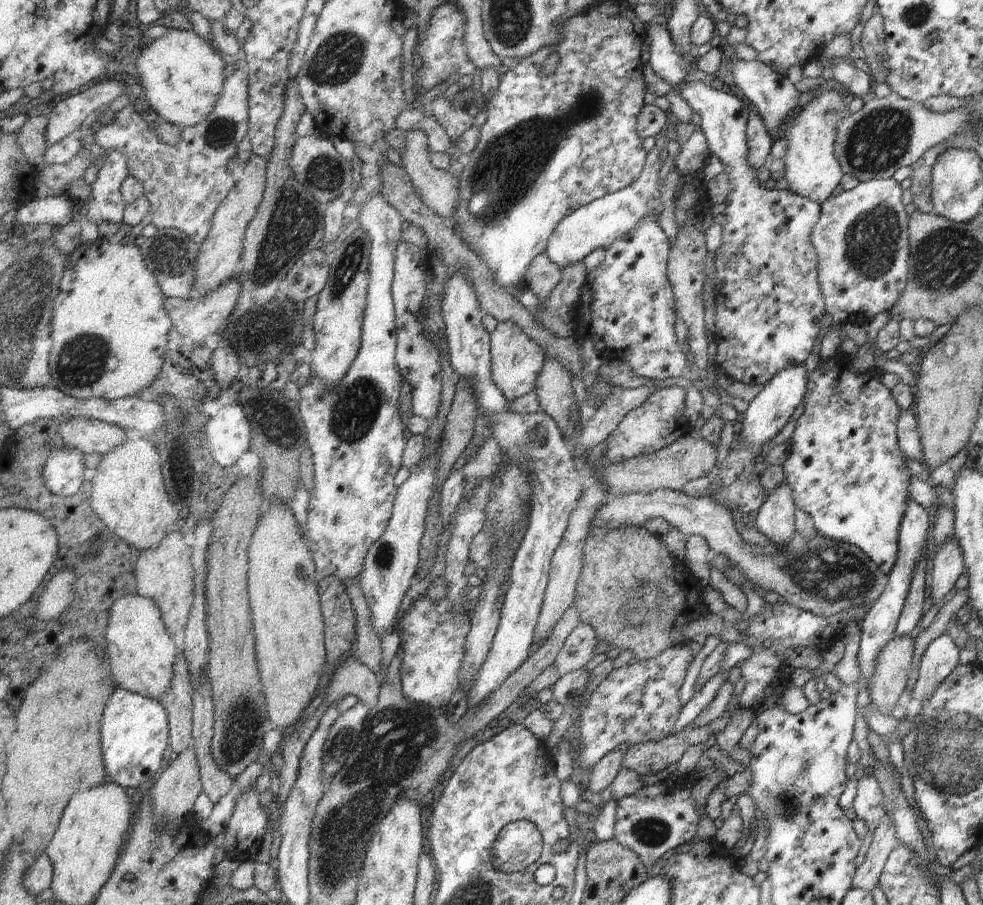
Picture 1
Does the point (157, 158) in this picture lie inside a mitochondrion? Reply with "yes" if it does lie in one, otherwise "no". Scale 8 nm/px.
no

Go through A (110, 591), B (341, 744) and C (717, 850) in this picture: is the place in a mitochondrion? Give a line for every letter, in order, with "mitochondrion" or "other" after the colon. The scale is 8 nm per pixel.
A: other
B: mitochondrion
C: other

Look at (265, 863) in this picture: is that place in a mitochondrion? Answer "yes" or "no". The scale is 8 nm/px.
no

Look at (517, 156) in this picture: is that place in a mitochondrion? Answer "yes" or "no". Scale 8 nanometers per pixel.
yes

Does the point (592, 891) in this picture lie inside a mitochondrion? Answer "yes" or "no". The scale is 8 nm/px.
no

